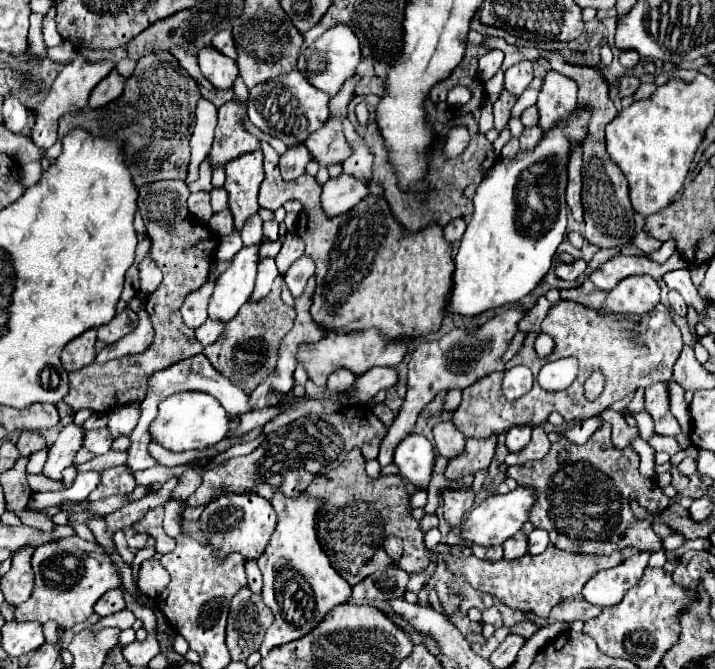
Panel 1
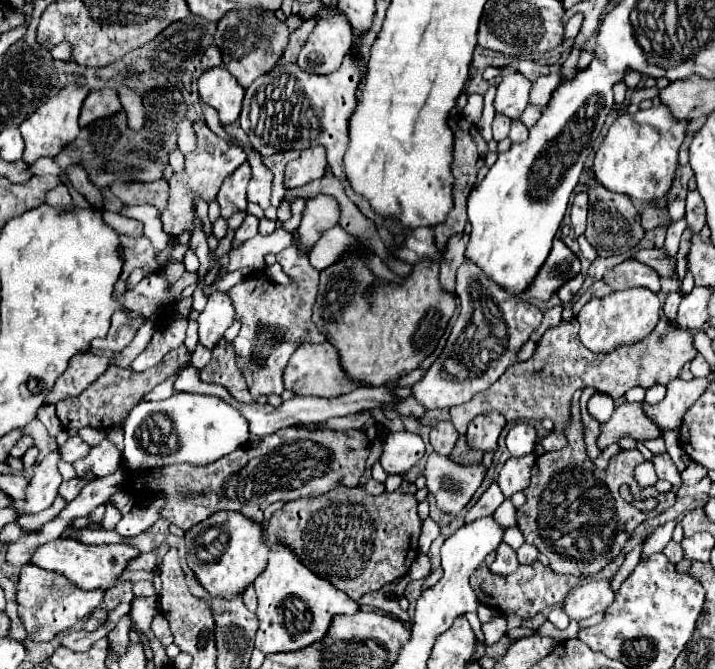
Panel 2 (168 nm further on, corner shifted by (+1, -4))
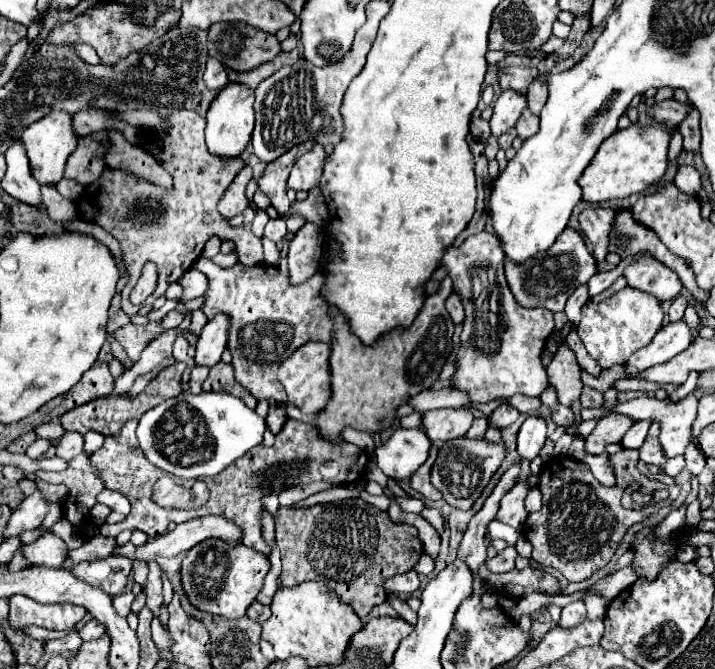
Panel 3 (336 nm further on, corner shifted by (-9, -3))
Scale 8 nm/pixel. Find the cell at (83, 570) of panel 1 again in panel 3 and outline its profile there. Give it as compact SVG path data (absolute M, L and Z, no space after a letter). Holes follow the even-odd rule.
M12 595L8 601L10 601L8 625L14 631L24 631L30 625L64 631L64 629L78 625L86 617L86 609L72 605L72 603L44 605L24 595Z

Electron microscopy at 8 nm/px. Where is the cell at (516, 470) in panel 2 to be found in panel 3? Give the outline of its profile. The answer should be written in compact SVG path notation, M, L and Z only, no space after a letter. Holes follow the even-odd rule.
M516 483L500 501L500 509L496 513L496 521L506 523L514 529L522 529L528 513L524 509L524 497L530 491L526 483Z

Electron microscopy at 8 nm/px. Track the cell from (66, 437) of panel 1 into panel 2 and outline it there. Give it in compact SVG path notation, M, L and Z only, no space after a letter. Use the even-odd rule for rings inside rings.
M54 450L34 468L34 476L26 490L26 512L36 514L52 506L58 488L62 484L58 462L60 462L60 454L58 450Z

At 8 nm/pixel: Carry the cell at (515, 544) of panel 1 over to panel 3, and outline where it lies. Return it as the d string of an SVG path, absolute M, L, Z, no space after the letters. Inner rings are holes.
M506 547L504 551L500 551L496 557L488 559L486 565L492 573L506 573L510 569L514 569L514 559L516 559L516 549L514 547Z

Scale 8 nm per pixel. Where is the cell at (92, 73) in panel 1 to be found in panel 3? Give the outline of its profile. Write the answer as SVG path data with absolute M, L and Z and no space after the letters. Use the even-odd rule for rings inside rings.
M54 111L42 117L40 121L32 123L28 129L24 129L20 141L24 141L26 155L30 161L30 171L40 185L56 185L62 179L66 159L78 145L78 137L72 131L72 115L66 111Z

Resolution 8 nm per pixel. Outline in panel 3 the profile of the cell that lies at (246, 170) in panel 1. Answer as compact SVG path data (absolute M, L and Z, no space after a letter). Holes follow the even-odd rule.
M244 167L236 179L230 183L230 187L224 191L220 203L218 203L218 209L220 209L220 215L224 219L232 219L240 213L244 213L246 207L250 207L250 201L246 199L246 185L250 183L252 179L252 169L250 167Z

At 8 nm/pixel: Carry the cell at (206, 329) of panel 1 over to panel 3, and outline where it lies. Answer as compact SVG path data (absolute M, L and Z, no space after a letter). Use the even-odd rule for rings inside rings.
M192 367L192 371L190 371L190 393L198 393L198 391L202 391L202 383L206 381L206 377L208 377L208 367Z

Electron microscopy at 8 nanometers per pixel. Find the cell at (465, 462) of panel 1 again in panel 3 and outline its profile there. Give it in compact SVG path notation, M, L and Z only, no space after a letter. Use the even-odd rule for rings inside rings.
M502 403L502 405L498 405L496 409L494 409L494 413L488 417L488 423L490 425L494 425L494 427L498 427L498 429L502 429L502 427L508 427L510 423L514 423L516 419L518 419L518 409L514 409L512 405L508 405L508 403Z

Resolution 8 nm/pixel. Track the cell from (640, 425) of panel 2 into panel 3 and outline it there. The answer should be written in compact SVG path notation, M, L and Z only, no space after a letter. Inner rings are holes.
M616 413L600 419L596 423L594 431L586 437L586 445L584 445L586 453L588 455L600 455L600 453L604 453L604 447L606 445L620 443L622 437L624 437L624 433L630 429L632 423L634 421L630 417L616 415Z

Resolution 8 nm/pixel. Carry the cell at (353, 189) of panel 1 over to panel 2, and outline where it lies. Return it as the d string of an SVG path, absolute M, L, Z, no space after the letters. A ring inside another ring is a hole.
M320 194L316 198L310 198L306 202L306 210L302 214L302 222L300 222L300 238L304 242L304 246L314 246L320 236L334 228L340 220L340 204L336 202L334 196L326 196Z

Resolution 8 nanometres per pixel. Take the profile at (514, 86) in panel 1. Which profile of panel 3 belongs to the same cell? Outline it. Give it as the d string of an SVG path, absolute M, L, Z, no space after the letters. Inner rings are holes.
M514 91L500 93L500 97L498 97L496 105L494 105L494 115L490 119L492 135L500 137L508 129L512 129L514 123L518 121L518 117L522 115L524 107L528 107L526 95L520 95L520 93L514 93Z

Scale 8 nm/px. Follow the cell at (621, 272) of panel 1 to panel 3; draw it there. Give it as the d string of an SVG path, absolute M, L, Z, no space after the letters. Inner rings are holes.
M654 257L634 261L624 269L624 277L630 287L656 295L658 301L672 301L682 289L680 277Z

